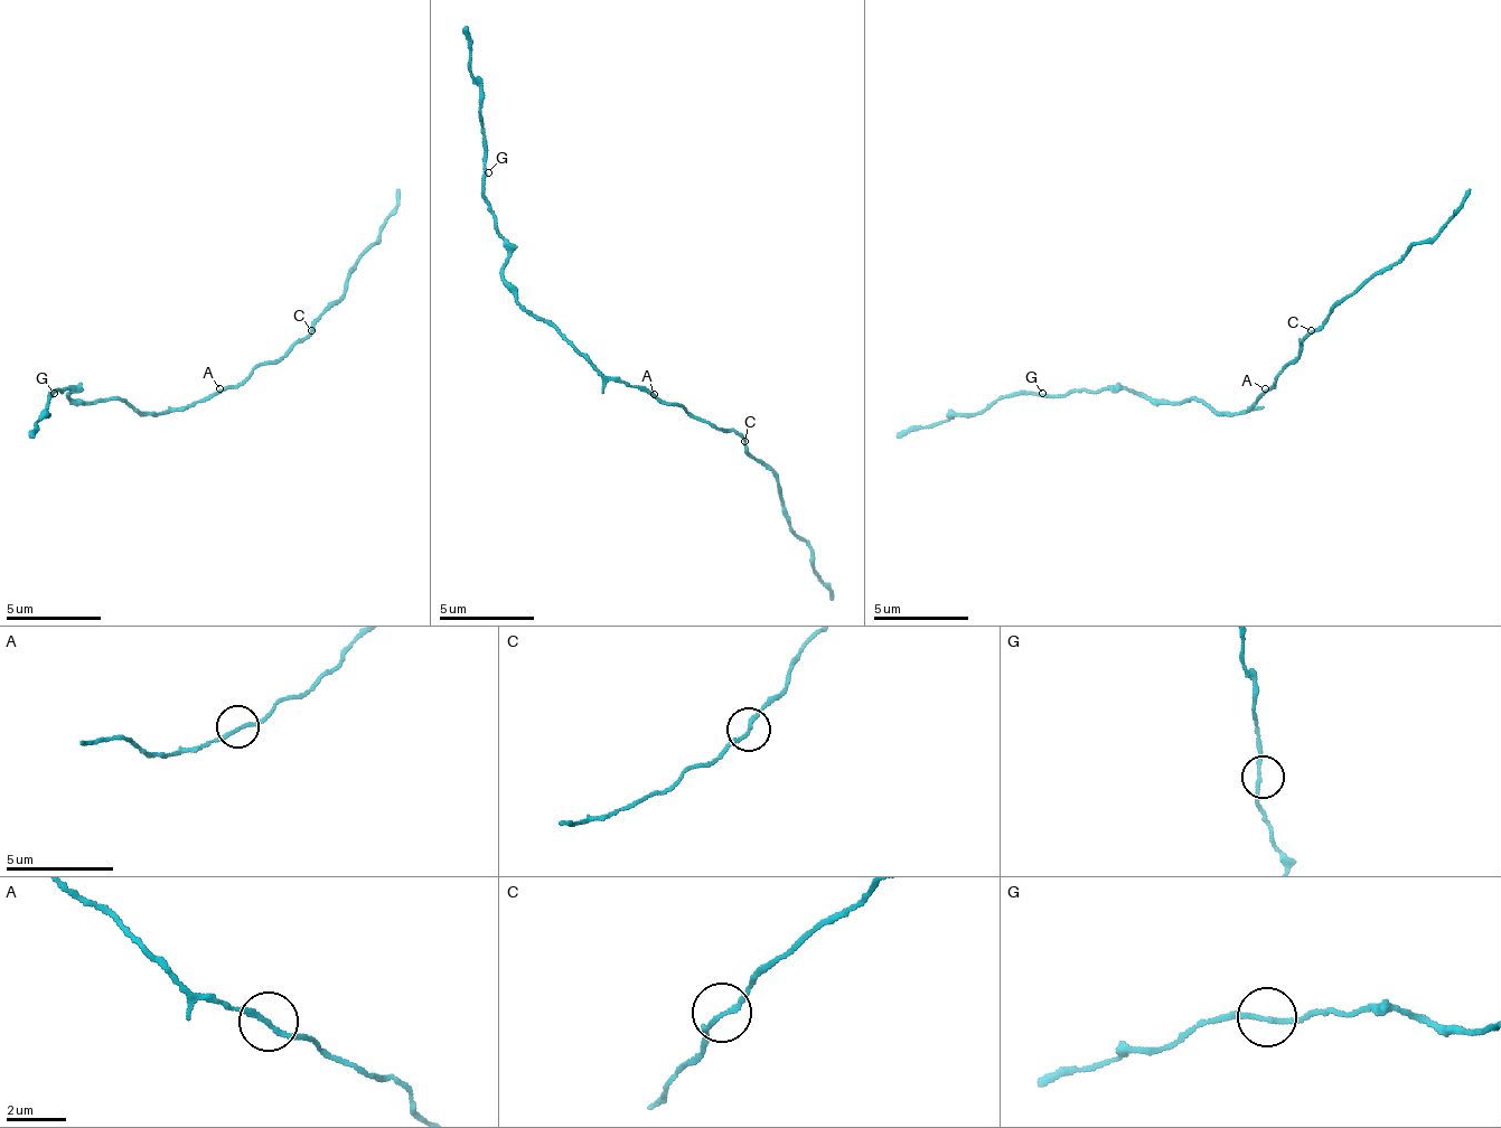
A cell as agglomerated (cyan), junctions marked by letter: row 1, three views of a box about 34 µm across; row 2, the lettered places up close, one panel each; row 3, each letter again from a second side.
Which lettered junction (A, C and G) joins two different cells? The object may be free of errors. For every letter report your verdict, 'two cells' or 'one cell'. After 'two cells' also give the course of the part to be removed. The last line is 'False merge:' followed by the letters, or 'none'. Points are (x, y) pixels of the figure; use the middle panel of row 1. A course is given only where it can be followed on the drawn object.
A: one cell
C: one cell
G: one cell
False merge: none

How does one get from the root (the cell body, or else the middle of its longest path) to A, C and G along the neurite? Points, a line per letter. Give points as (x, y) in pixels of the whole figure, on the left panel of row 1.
A: (168, 407), (191, 407), (196, 403), (206, 403), (219, 388)
C: (168, 407), (191, 407), (196, 403), (206, 403), (215, 393), (238, 384), (258, 365), (281, 360), (310, 331)
G: (168, 407), (163, 412), (134, 412), (115, 398), (77, 403), (68, 393), (73, 388), (54, 393)

